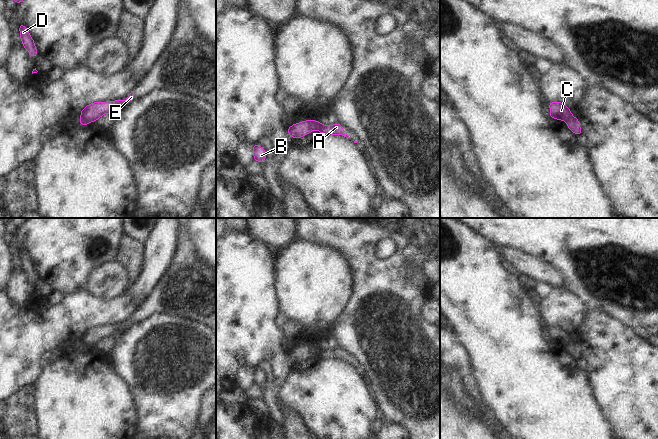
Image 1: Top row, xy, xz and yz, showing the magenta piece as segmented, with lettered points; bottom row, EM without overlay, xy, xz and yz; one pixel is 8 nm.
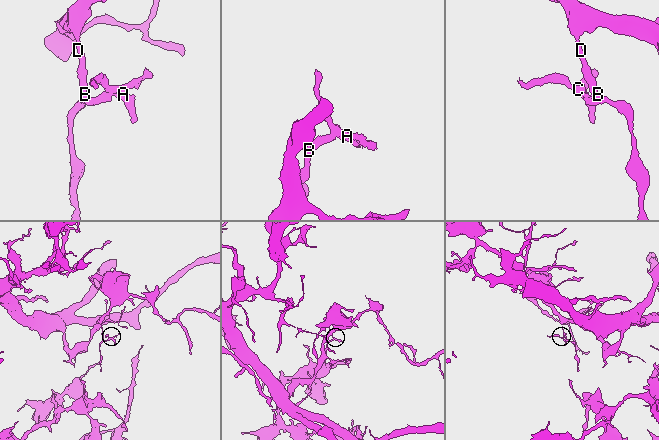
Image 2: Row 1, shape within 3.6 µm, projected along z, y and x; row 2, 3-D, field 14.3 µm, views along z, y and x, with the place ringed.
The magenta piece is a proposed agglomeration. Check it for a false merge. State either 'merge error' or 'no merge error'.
merge error

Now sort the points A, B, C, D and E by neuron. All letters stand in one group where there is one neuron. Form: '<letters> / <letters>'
A C E / B D

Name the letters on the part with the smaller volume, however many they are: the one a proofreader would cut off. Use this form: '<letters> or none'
A, C, E

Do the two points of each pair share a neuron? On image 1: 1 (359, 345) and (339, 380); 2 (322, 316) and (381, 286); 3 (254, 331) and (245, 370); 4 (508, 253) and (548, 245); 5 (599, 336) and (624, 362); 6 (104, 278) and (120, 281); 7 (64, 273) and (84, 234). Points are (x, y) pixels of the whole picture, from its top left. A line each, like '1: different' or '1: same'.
1: different
2: different
3: different
4: different
5: same
6: same
7: same

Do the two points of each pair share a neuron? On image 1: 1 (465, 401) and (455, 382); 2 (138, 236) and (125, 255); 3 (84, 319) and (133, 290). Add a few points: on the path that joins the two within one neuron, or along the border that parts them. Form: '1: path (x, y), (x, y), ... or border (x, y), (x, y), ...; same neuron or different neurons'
1: path (461, 396), (456, 387); same neuron
2: border (124, 233), (143, 244); different neurons
3: border (127, 290), (140, 303); different neurons

